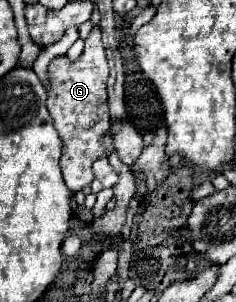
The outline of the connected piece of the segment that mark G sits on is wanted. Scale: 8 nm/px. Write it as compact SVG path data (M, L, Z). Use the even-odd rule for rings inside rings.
M96 24L92 26L92 32L84 42L86 46L78 60L72 62L68 56L58 56L50 62L48 66L50 88L46 88L48 112L54 120L56 130L64 140L60 166L62 166L64 182L72 190L72 194L82 190L86 184L94 180L92 164L108 154L108 150L104 148L104 134L108 134L110 130L108 94L106 94L108 62L100 40L100 28Z

